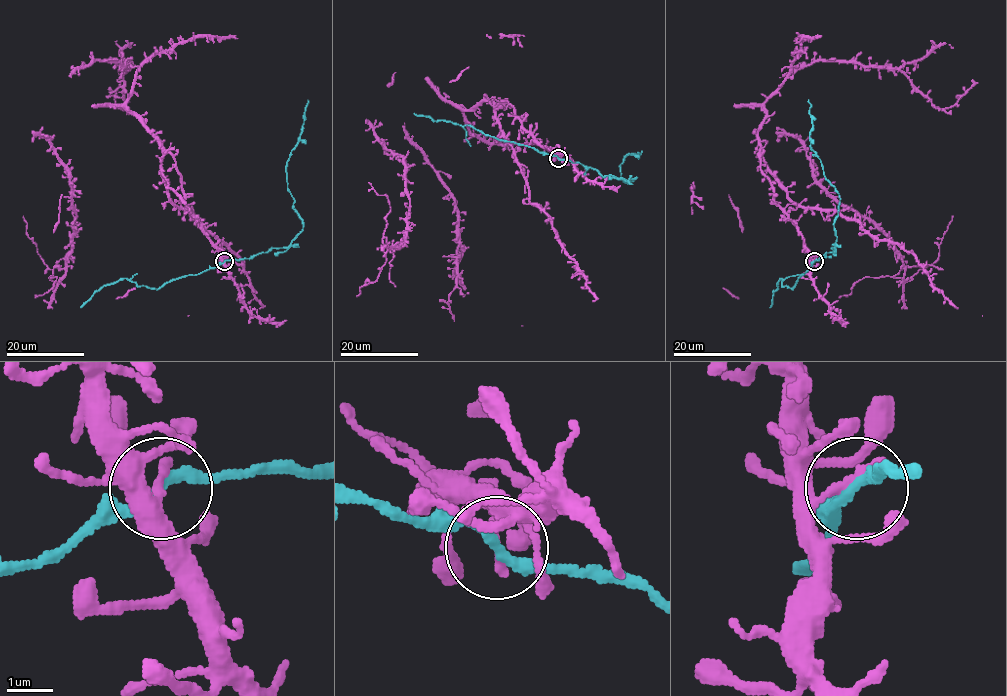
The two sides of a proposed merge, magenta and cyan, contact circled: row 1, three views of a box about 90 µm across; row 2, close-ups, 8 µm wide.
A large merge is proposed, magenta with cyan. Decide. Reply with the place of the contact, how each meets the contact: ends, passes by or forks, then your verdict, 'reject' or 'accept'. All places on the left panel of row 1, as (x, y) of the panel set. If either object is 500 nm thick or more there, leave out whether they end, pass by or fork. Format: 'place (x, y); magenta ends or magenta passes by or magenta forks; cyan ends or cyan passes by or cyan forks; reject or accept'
place (224, 261); magenta ends; cyan passes by; accept

